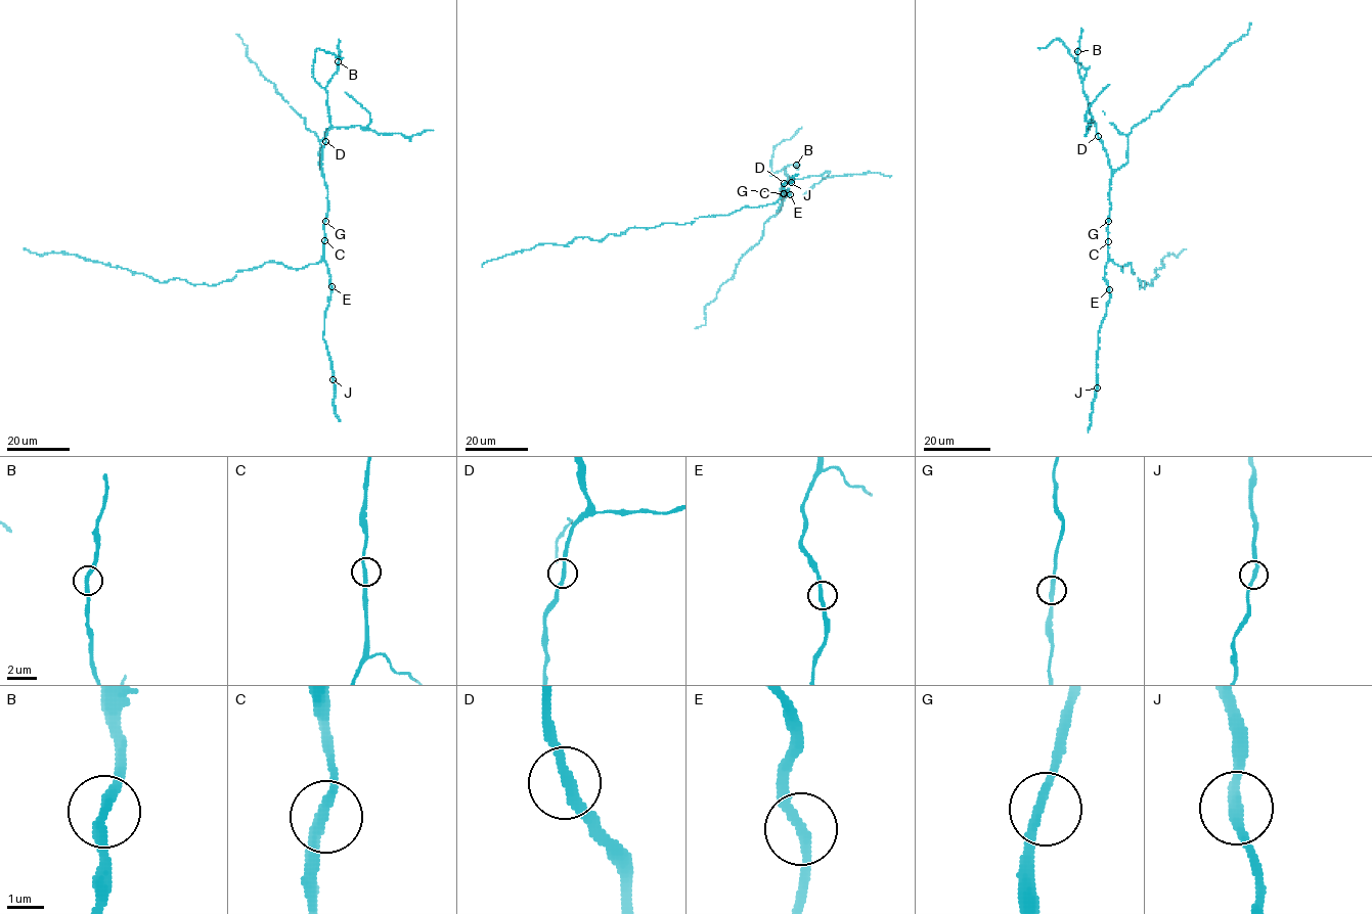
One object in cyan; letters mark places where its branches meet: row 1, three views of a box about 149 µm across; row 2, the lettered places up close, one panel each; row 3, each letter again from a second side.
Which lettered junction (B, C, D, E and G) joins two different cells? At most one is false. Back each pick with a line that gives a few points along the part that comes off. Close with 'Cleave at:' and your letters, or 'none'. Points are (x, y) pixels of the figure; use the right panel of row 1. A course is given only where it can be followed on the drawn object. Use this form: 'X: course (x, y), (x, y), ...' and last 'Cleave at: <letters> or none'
Cleave at: none

